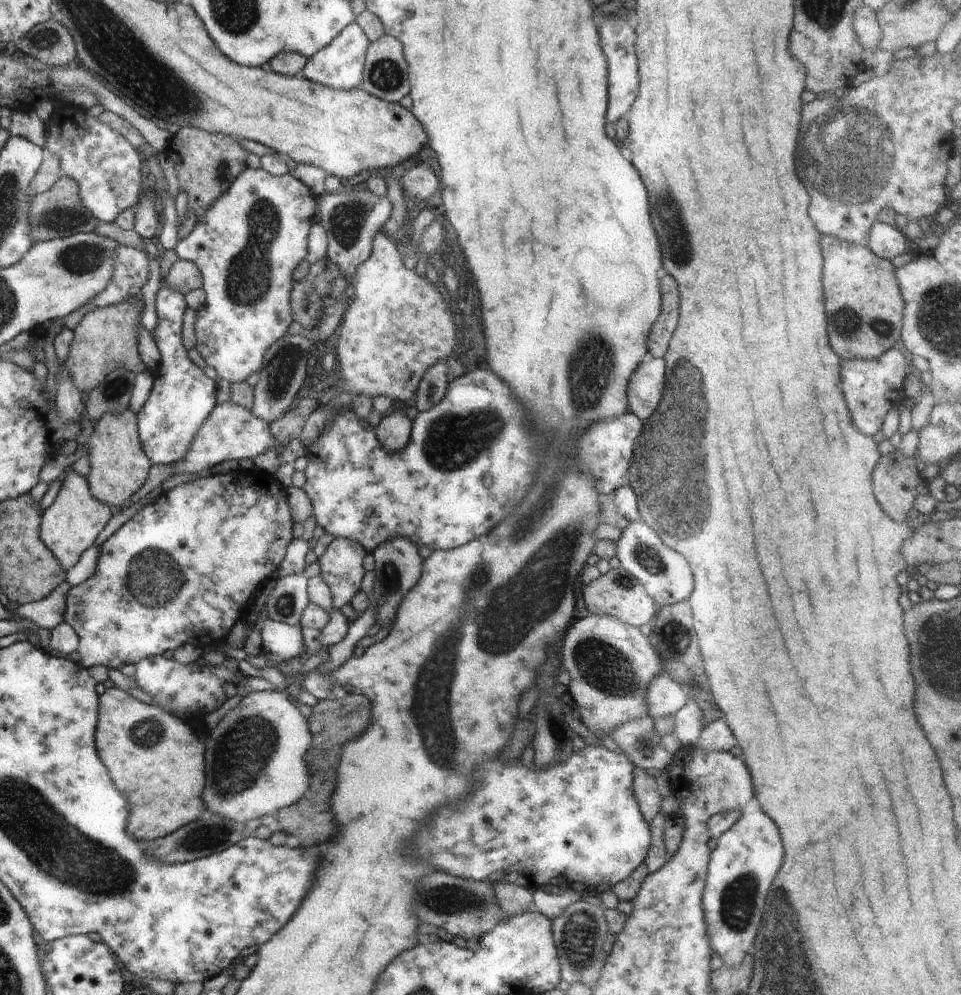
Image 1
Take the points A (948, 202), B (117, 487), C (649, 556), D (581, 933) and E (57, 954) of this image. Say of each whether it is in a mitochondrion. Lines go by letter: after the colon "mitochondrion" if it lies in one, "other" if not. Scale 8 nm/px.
A: other
B: other
C: mitochondrion
D: mitochondrion
E: other

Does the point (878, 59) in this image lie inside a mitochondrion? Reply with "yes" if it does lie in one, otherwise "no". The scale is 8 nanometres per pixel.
no

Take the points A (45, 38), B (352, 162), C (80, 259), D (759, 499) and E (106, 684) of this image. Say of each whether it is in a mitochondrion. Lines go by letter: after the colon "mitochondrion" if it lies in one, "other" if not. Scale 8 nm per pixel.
A: mitochondrion
B: other
C: mitochondrion
D: other
E: other

